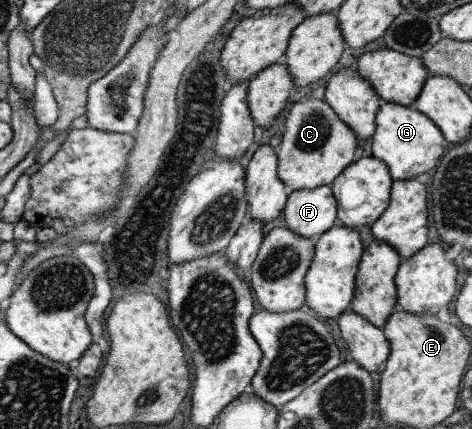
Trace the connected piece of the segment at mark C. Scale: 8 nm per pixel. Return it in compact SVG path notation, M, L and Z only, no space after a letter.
M303 96L290 107L284 121L284 132L275 147L277 178L287 187L288 192L329 185L352 161L357 144L353 131L337 118L323 99Z

